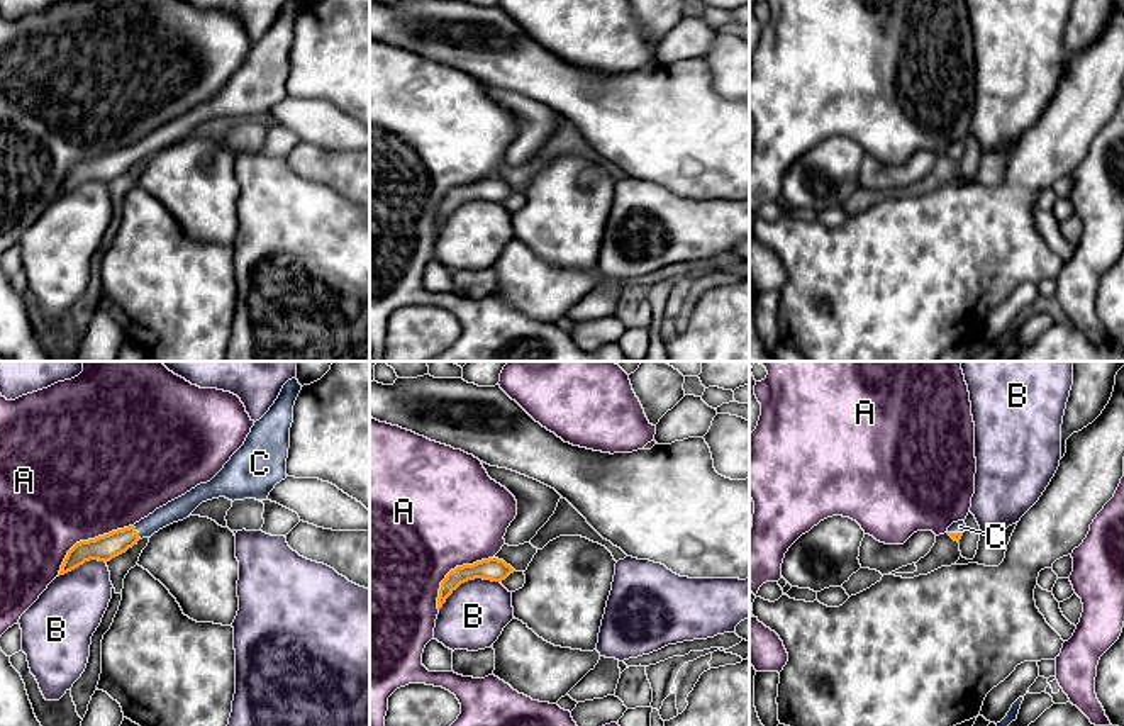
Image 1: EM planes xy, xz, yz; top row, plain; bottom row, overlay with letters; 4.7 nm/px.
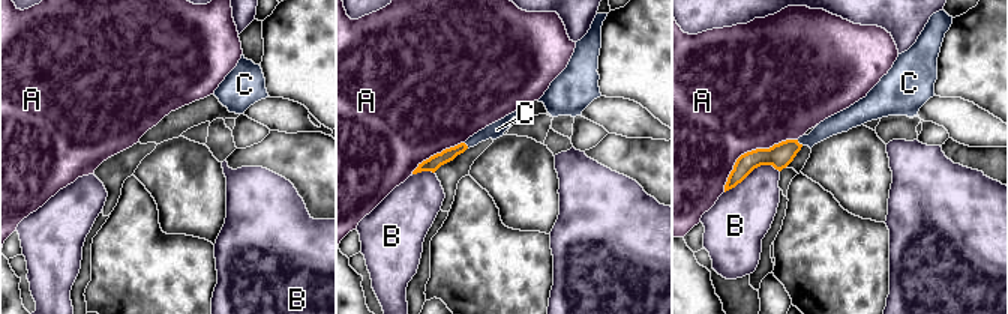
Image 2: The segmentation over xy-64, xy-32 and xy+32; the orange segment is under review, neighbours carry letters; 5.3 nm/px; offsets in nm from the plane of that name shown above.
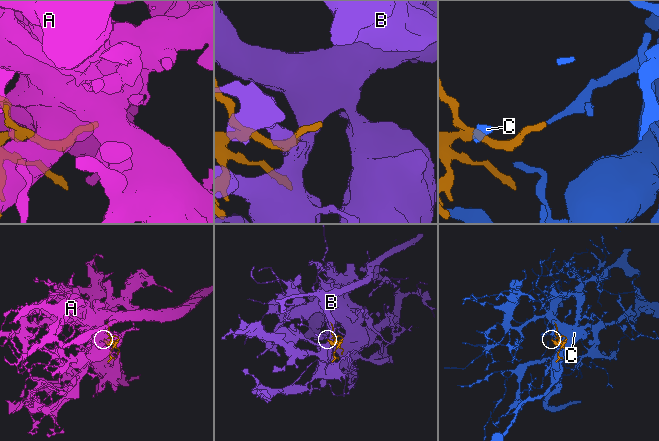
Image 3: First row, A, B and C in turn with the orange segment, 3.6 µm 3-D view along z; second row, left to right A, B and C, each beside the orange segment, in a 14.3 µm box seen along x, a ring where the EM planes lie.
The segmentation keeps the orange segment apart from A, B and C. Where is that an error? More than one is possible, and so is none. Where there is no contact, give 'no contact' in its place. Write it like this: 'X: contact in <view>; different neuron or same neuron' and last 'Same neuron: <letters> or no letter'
A: contact in xy; different neuron
B: contact in xz; different neuron
C: contact in xy; same neuron
Same neuron: C

